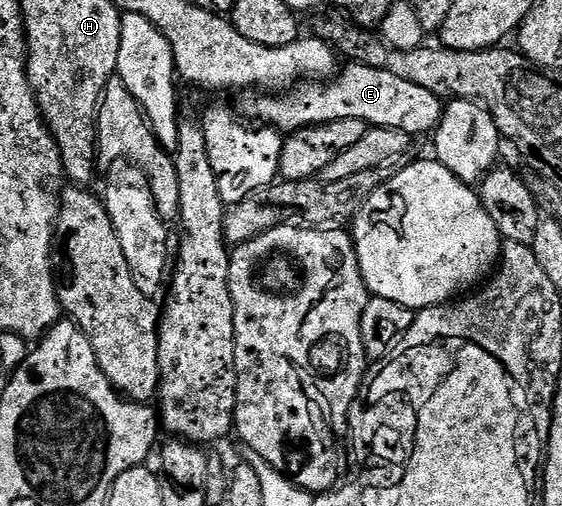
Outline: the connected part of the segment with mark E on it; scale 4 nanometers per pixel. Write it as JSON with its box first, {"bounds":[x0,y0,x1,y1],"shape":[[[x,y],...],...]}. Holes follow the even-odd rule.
{"bounds":[237,62,444,137],"shape":[[[348,62],[347,68],[340,70],[330,81],[303,81],[286,93],[260,93],[255,89],[242,92],[237,111],[244,120],[258,121],[274,127],[280,133],[300,131],[318,123],[337,121],[345,117],[364,119],[371,127],[401,129],[413,137],[434,132],[443,117],[444,100],[438,99],[429,89],[413,85],[385,73],[385,69],[373,69],[369,65]],[[247,118],[247,119],[246,119]],[[259,119],[259,120],[251,120]]]}

